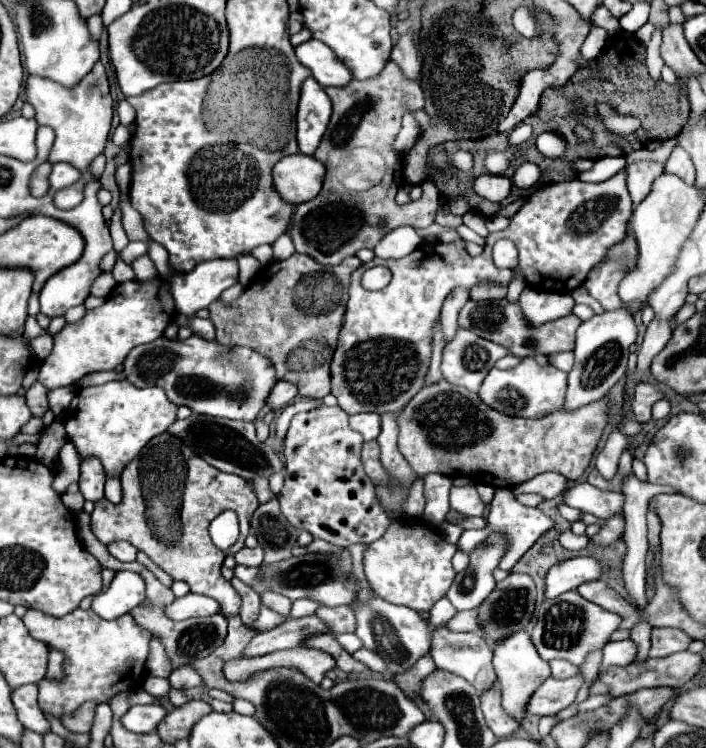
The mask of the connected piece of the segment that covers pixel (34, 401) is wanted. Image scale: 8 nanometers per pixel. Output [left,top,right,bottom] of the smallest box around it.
[25,382,49,418]

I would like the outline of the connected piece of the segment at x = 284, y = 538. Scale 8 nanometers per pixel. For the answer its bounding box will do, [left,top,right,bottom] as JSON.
[251,498,299,562]

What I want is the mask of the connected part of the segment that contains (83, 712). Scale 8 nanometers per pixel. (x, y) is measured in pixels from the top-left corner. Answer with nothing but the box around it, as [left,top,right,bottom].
[61,702,97,732]

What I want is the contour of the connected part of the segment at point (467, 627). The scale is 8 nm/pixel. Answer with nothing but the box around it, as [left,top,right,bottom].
[445,610,481,632]

